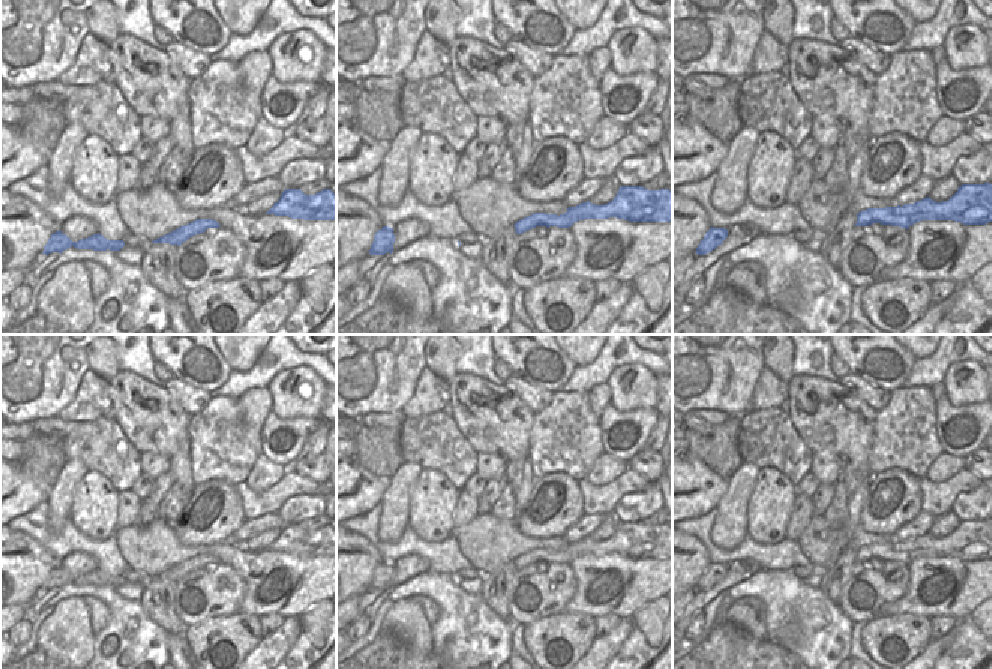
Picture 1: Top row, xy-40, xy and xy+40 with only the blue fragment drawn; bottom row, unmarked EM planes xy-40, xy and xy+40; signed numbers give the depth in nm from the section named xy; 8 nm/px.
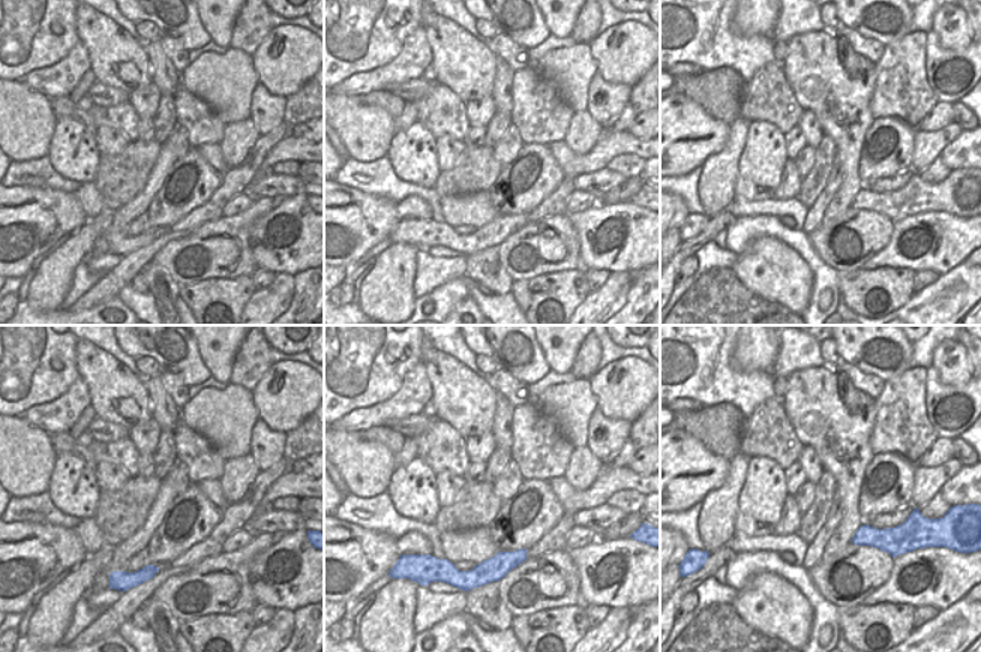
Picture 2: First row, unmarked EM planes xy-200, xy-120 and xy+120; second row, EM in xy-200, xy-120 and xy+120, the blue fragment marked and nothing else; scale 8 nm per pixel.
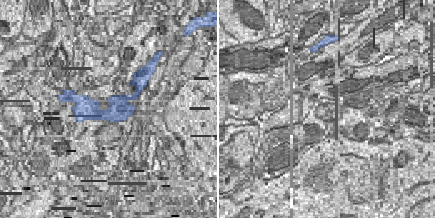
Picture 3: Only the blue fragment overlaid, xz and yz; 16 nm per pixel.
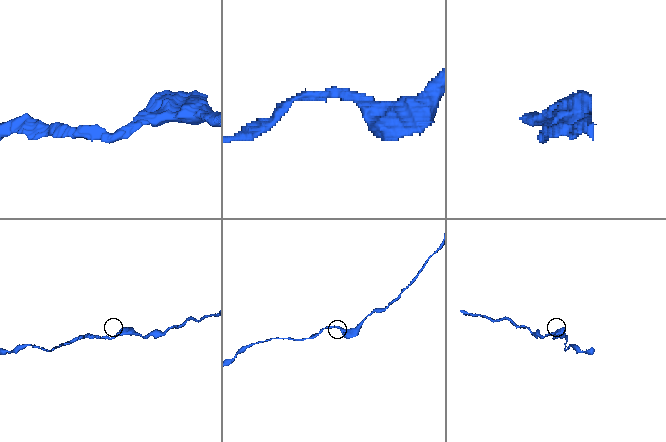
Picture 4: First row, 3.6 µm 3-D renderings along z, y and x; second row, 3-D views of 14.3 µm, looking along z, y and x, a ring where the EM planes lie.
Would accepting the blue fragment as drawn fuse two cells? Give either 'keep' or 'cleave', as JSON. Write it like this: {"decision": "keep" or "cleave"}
{"decision": "keep"}

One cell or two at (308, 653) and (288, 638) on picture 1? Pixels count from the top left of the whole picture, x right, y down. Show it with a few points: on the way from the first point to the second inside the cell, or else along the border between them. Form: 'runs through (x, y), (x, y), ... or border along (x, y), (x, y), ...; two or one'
border along (302, 632), (287, 653); two

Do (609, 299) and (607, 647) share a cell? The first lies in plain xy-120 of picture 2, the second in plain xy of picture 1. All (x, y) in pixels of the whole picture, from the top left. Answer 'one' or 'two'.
one

